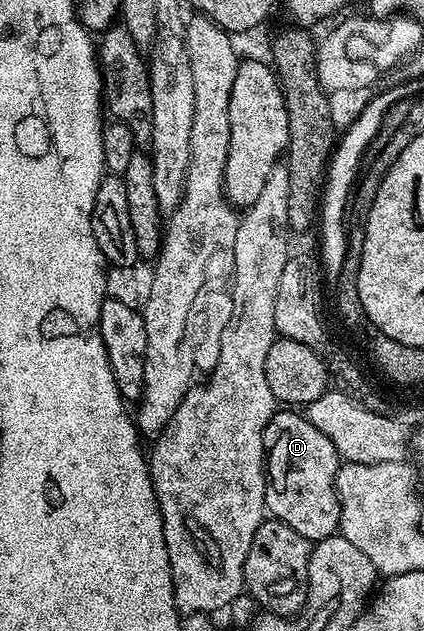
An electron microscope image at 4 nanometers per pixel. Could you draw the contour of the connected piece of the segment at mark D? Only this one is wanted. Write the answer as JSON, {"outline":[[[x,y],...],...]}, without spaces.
{"outline":[[[290,408],[279,409],[264,432],[266,445],[266,509],[271,519],[288,524],[295,532],[300,532],[311,544],[322,542],[325,538],[335,537],[339,533],[340,500],[334,487],[340,459],[332,440],[310,423],[310,419]]]}

